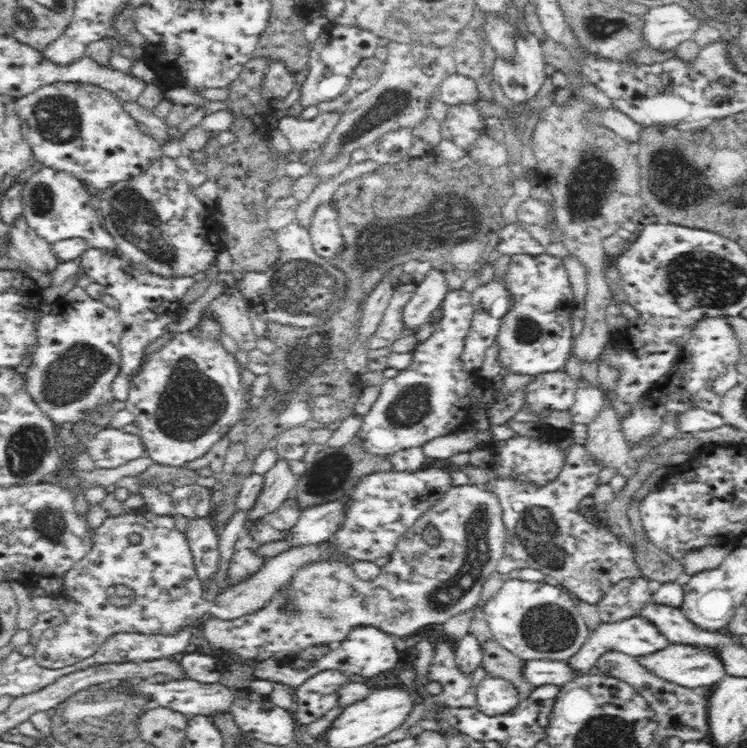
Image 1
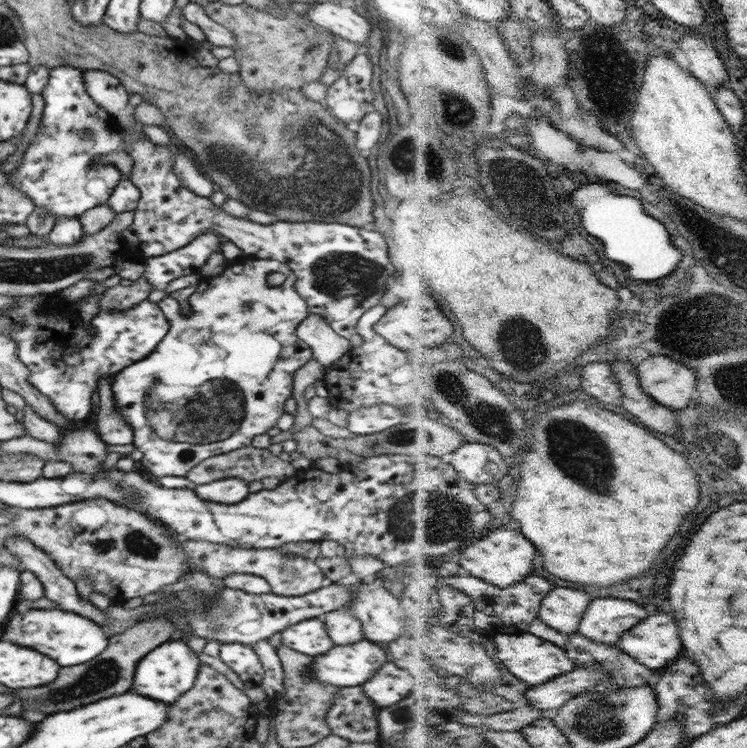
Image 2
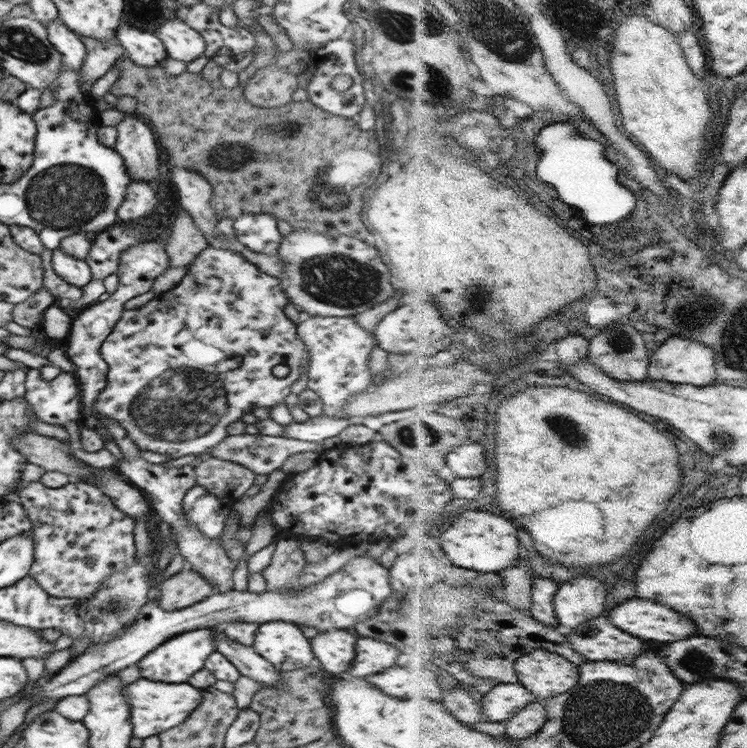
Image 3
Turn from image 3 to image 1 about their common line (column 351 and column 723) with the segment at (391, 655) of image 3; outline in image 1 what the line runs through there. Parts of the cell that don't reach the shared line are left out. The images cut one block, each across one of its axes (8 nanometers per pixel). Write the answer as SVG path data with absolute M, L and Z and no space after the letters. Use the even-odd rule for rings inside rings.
M670 644L664 650L658 650L654 654L648 654L644 658L638 658L638 662L646 668L652 670L656 676L686 686L686 688L698 688L698 686L714 686L727 675L724 672L723 662L717 657L717 654L710 648L702 646L684 646L684 644Z

